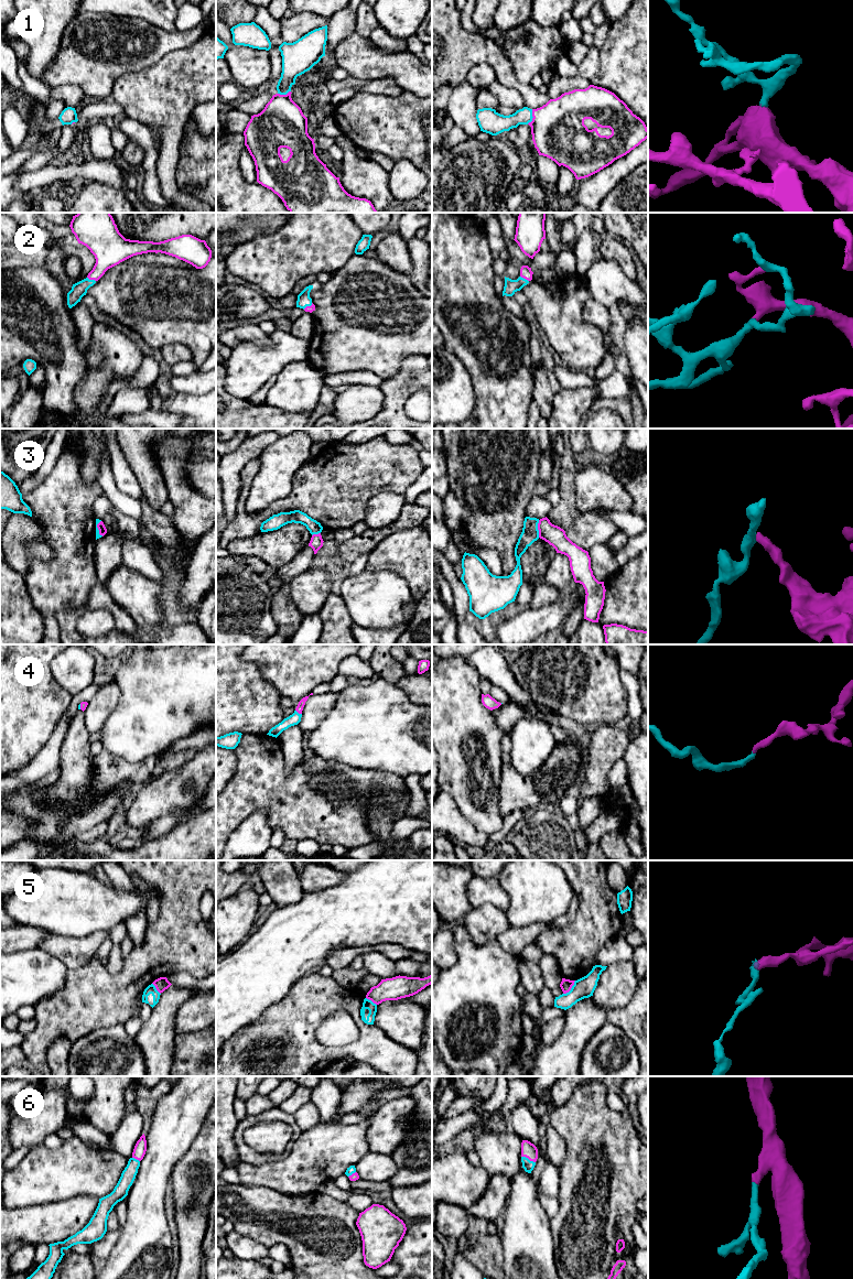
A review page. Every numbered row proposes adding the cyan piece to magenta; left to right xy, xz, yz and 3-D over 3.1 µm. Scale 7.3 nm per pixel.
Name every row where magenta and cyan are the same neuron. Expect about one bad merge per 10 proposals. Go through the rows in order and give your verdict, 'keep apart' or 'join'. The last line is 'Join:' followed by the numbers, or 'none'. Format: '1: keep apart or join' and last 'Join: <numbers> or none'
1: join
2: join
3: keep apart
4: join
5: keep apart
6: join
Join: 1, 2, 4, 6

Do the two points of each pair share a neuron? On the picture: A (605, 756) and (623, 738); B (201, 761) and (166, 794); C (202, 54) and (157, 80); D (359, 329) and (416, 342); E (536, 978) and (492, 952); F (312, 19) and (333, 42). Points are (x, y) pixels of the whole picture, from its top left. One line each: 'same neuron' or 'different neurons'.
A: same neuron
B: same neuron
C: same neuron
D: same neuron
E: different neurons
F: different neurons

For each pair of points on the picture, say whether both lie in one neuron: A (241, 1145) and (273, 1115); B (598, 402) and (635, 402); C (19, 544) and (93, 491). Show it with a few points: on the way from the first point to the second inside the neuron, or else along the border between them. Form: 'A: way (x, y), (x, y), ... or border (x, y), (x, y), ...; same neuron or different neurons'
A: way (240, 1133), (251, 1119), (261, 1117); same neuron
B: border (628, 401), (633, 416); different neurons
C: border (30, 517), (40, 527), (41, 538), (54, 551); different neurons

